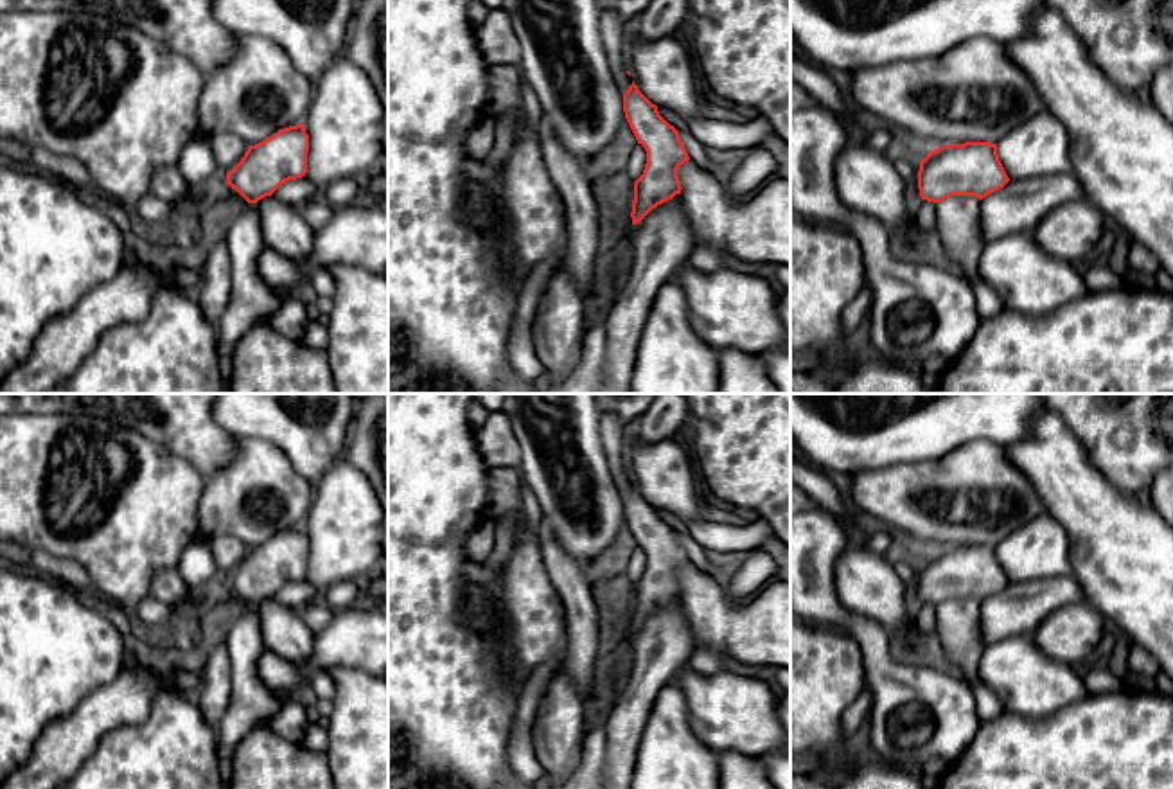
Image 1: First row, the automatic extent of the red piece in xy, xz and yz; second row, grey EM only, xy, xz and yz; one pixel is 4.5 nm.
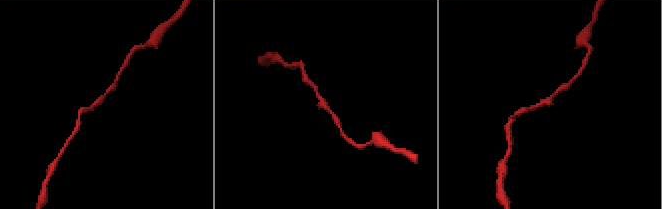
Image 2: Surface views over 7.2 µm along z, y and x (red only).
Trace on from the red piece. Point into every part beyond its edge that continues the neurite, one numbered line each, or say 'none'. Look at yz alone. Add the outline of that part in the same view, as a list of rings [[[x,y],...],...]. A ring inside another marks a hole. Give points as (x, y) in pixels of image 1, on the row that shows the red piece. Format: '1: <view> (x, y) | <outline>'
none

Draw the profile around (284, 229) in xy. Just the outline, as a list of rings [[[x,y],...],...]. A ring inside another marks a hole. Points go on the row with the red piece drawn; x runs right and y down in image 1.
[[[273,194],[259,199],[257,208],[264,246],[309,268],[314,230],[302,217],[300,208],[278,201]]]

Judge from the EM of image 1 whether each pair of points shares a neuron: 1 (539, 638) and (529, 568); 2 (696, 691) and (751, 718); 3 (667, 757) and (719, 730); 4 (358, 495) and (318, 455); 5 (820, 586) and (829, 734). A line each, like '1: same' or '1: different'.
1: same
2: same
3: different
4: different
5: different

